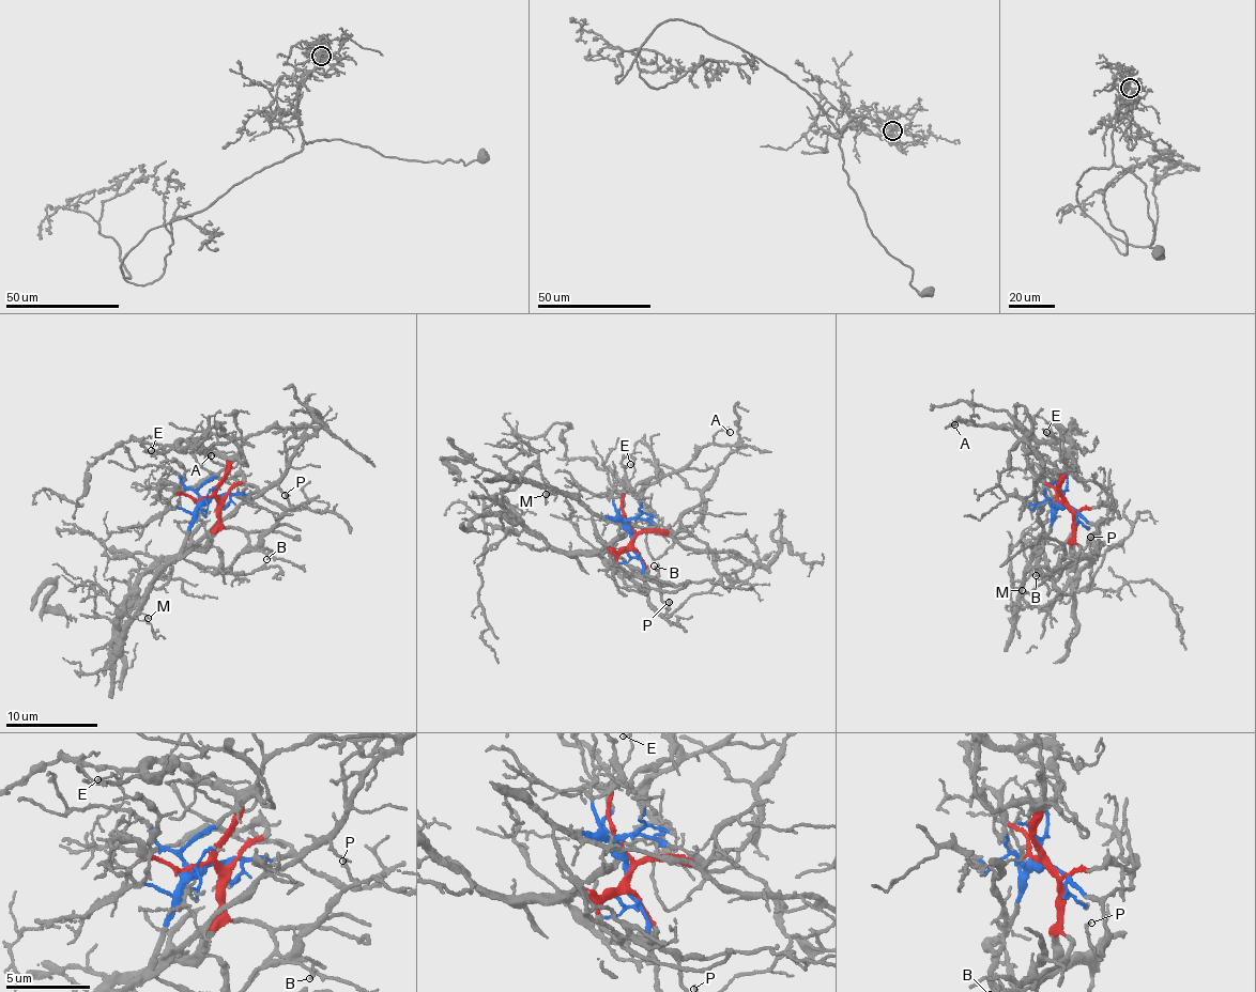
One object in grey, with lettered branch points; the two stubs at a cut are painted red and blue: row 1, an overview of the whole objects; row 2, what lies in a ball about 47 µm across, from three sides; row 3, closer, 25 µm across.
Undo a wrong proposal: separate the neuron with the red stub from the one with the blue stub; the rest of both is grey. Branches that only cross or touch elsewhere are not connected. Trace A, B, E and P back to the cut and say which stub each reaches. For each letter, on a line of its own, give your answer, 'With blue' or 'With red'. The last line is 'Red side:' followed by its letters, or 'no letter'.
A: With red
B: With red
E: With red
P: With blue
Red side: A, B, E

